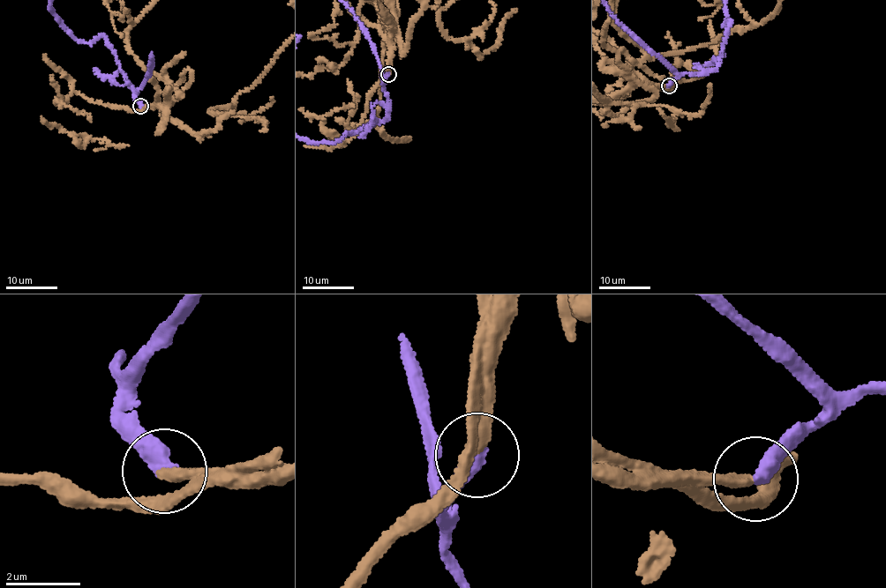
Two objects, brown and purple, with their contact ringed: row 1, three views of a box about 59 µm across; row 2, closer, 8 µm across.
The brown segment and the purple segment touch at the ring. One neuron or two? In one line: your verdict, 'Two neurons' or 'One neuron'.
One neuron

